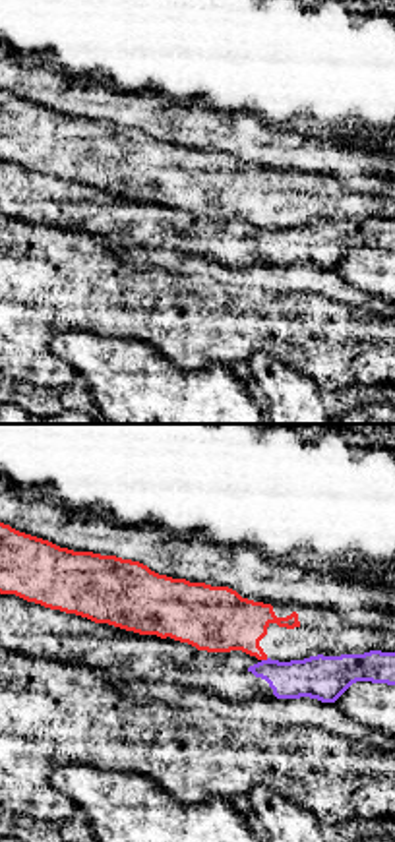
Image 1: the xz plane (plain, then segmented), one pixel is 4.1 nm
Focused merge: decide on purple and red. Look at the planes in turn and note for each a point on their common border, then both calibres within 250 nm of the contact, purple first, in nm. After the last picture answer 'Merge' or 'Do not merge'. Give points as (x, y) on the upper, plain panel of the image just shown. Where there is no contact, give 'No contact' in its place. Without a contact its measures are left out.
Touches purple at (264, 227). Thickness 180 nm (purple) against 280 nm

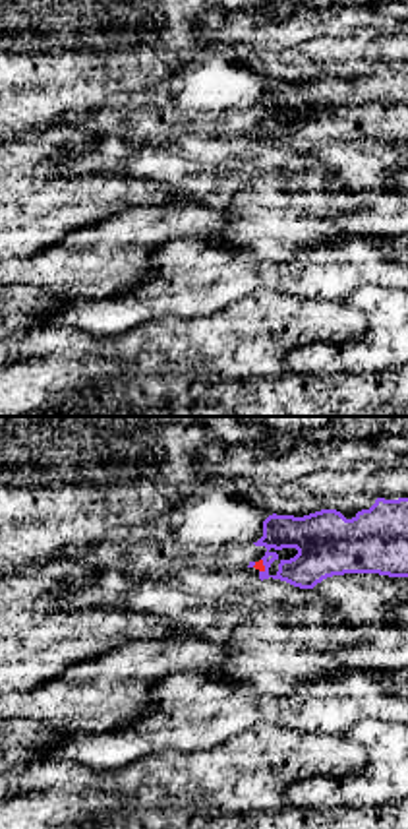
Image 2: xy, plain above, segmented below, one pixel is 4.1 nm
Touches purple at (263, 130). Thickness 200 nm (purple) against 40 nm

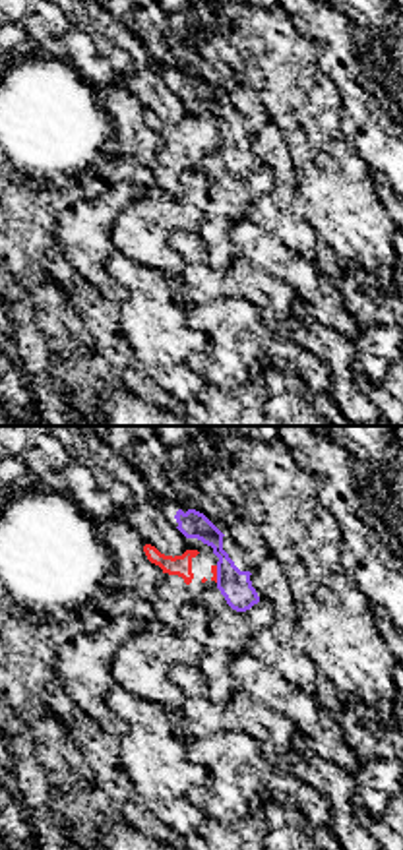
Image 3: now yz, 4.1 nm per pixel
Touches purple at (217, 140). Thickness 140 nm (purple) against 30 nm

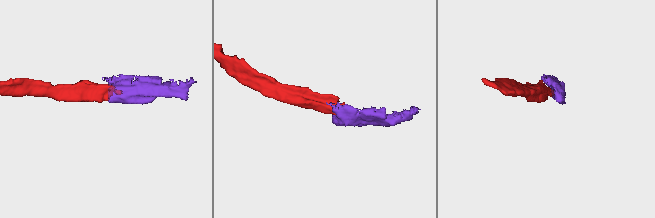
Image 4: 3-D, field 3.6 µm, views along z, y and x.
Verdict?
Do not merge

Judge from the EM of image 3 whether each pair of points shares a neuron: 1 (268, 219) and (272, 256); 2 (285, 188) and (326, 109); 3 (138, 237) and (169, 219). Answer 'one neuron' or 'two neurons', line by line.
1: two neurons
2: two neurons
3: one neuron

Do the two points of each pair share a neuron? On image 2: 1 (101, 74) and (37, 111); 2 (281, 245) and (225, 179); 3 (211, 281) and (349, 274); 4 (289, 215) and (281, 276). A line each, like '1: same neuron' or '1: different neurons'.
1: same neuron
2: same neuron
3: same neuron
4: different neurons

